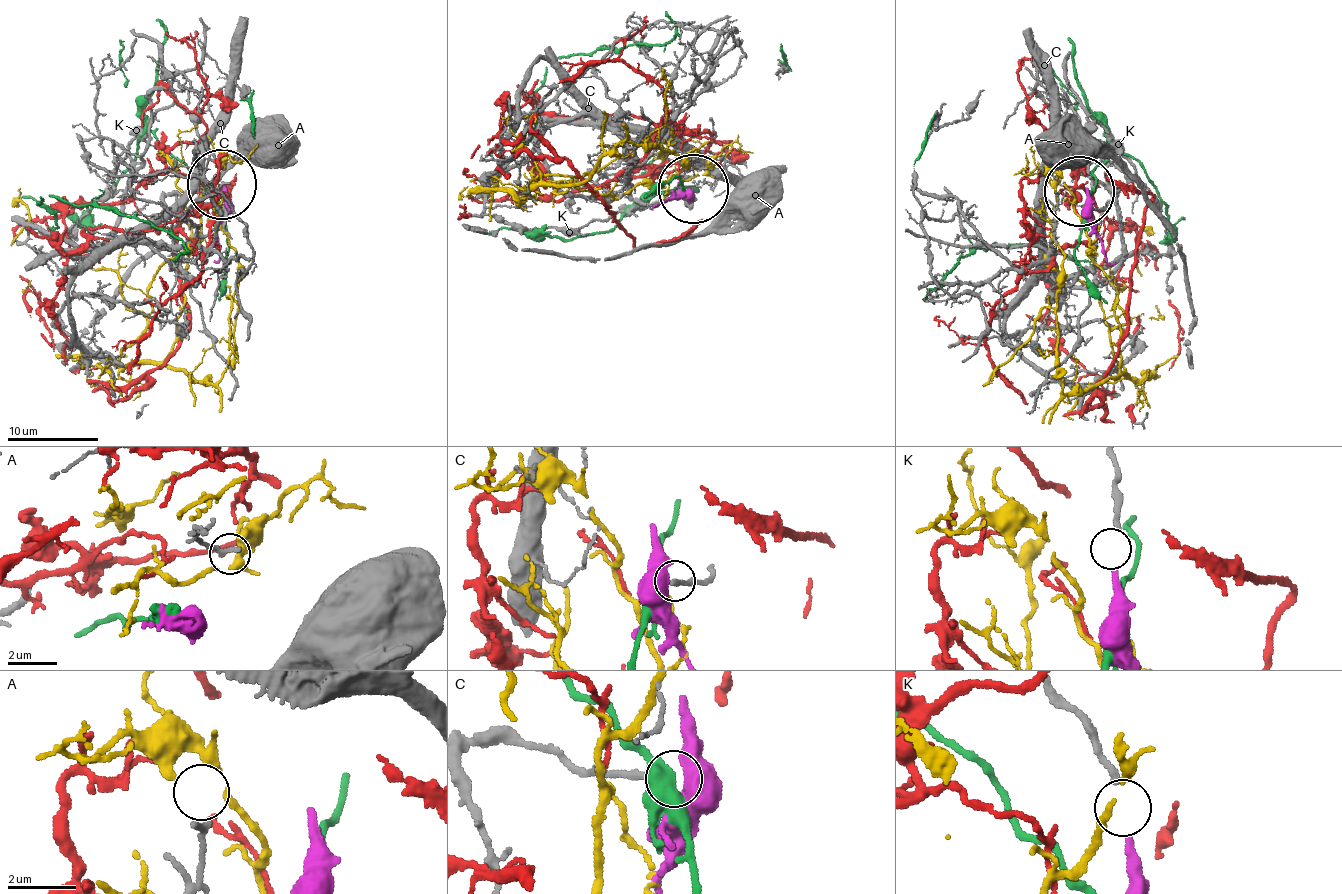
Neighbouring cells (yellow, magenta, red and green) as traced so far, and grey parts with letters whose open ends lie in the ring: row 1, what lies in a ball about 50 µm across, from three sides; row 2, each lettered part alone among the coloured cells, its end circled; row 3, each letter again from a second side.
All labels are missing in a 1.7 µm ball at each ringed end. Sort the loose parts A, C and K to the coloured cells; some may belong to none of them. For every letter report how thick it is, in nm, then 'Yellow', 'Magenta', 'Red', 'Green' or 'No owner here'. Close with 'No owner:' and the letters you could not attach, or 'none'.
A: Thickness 200 nm. No owner here
C: Thickness 200 nm. No owner here
K: Thickness 190 nm. Magenta
No owner: A, C

